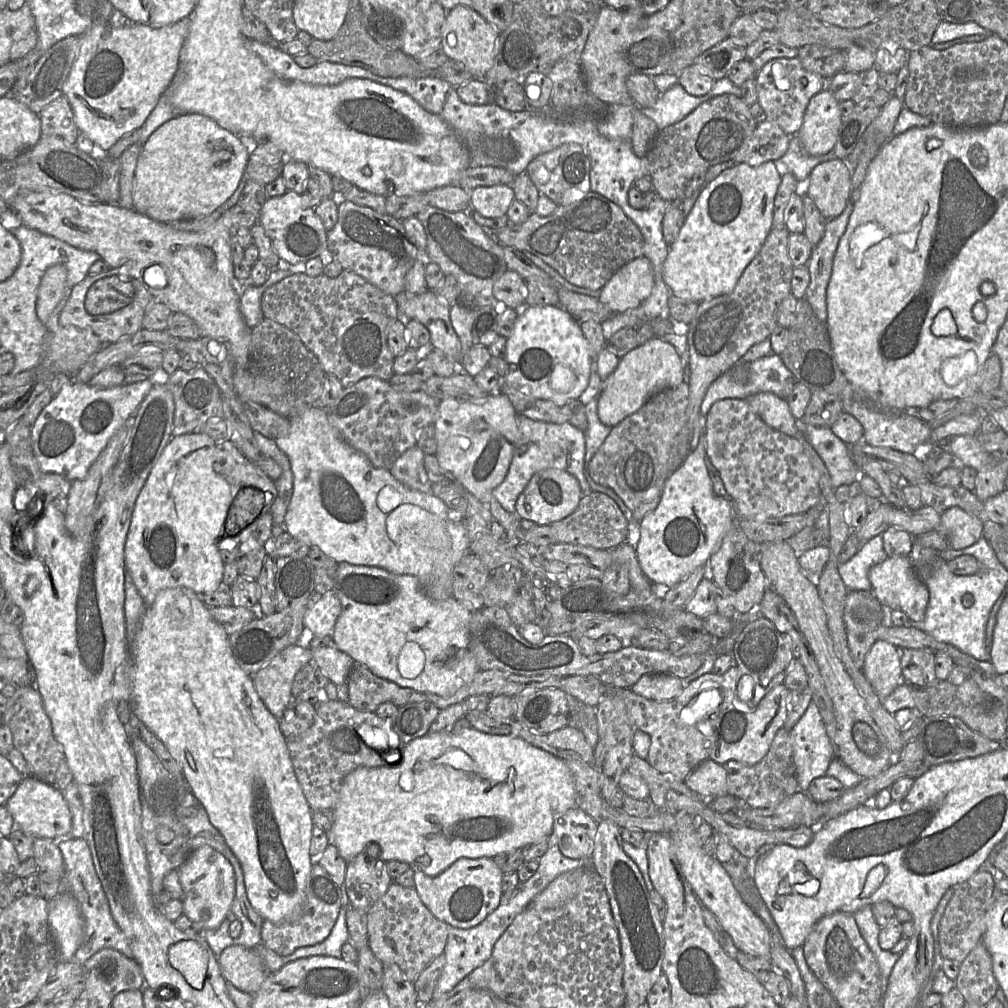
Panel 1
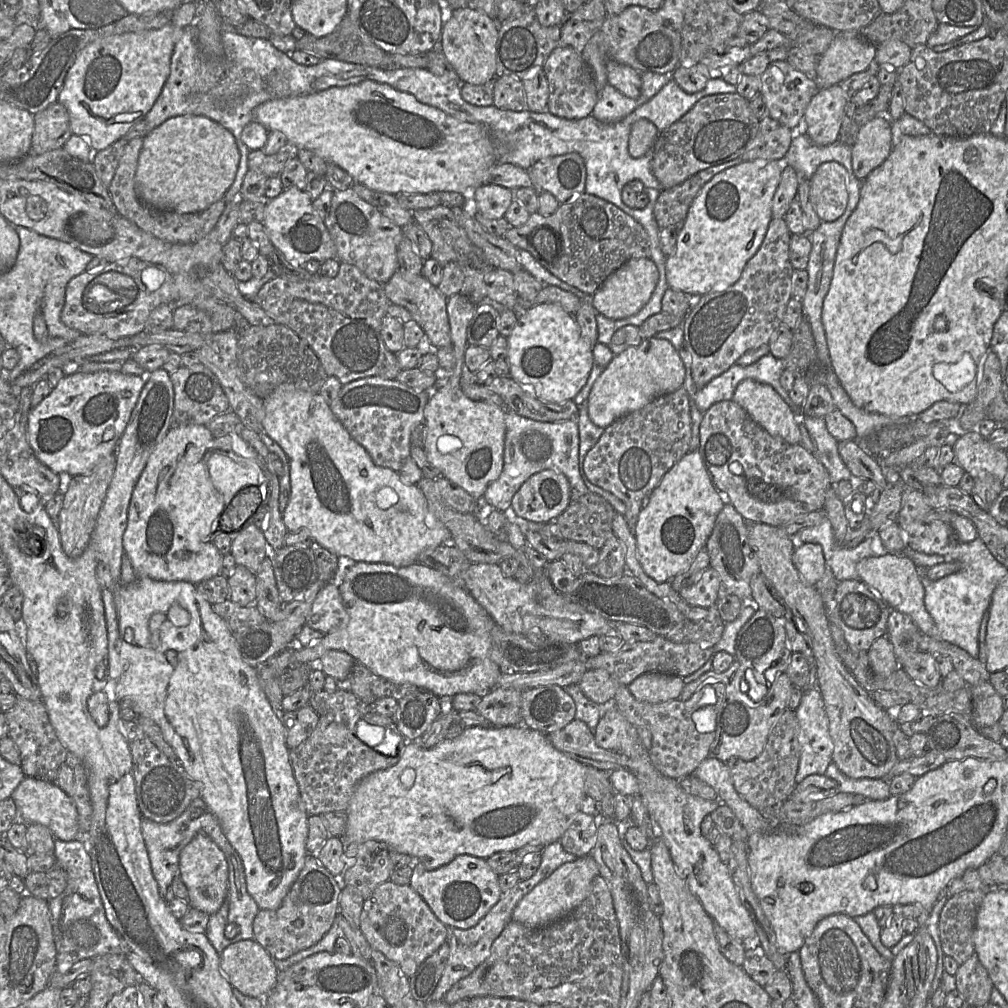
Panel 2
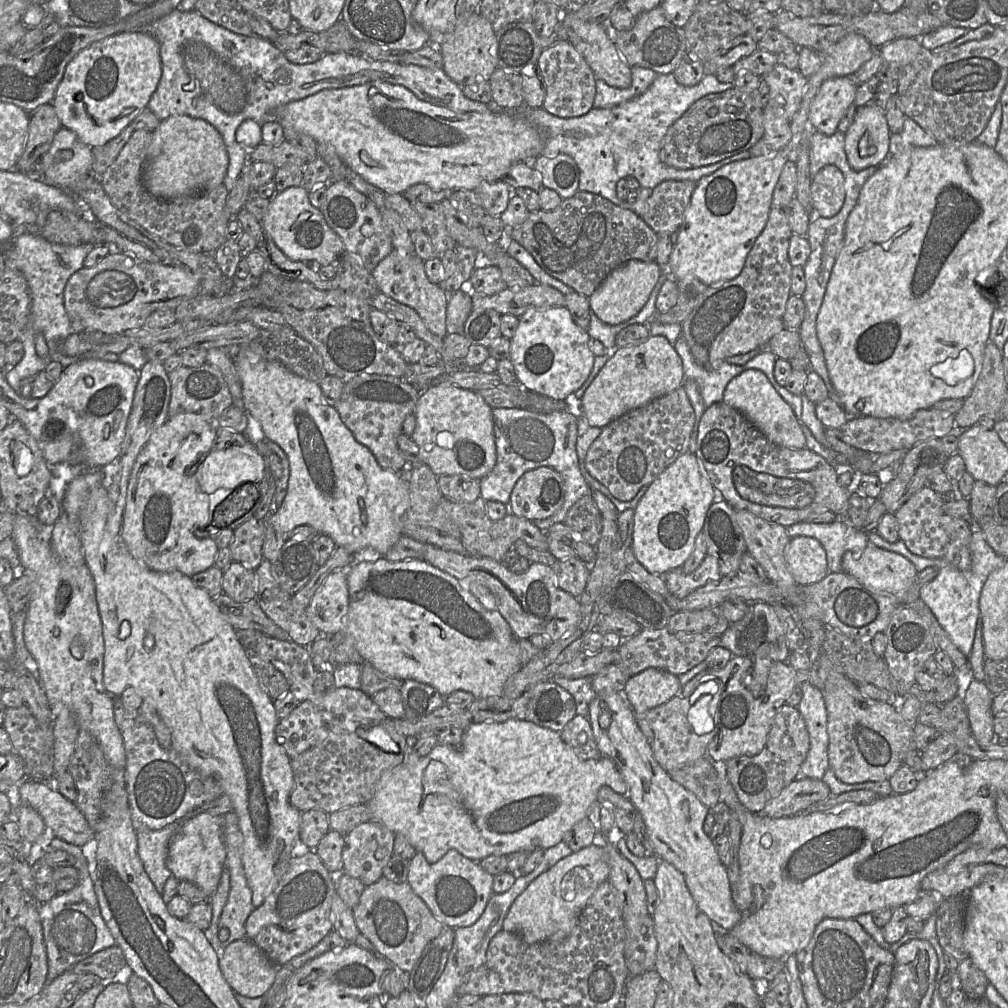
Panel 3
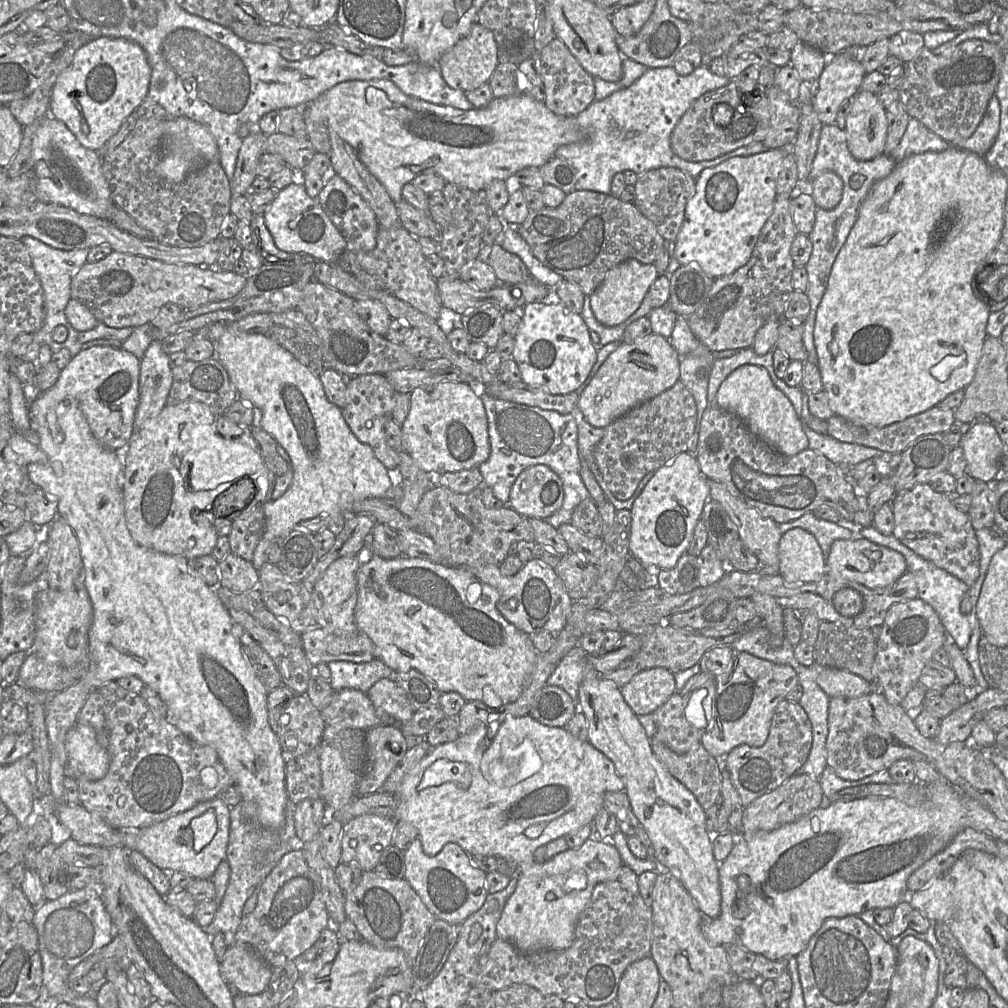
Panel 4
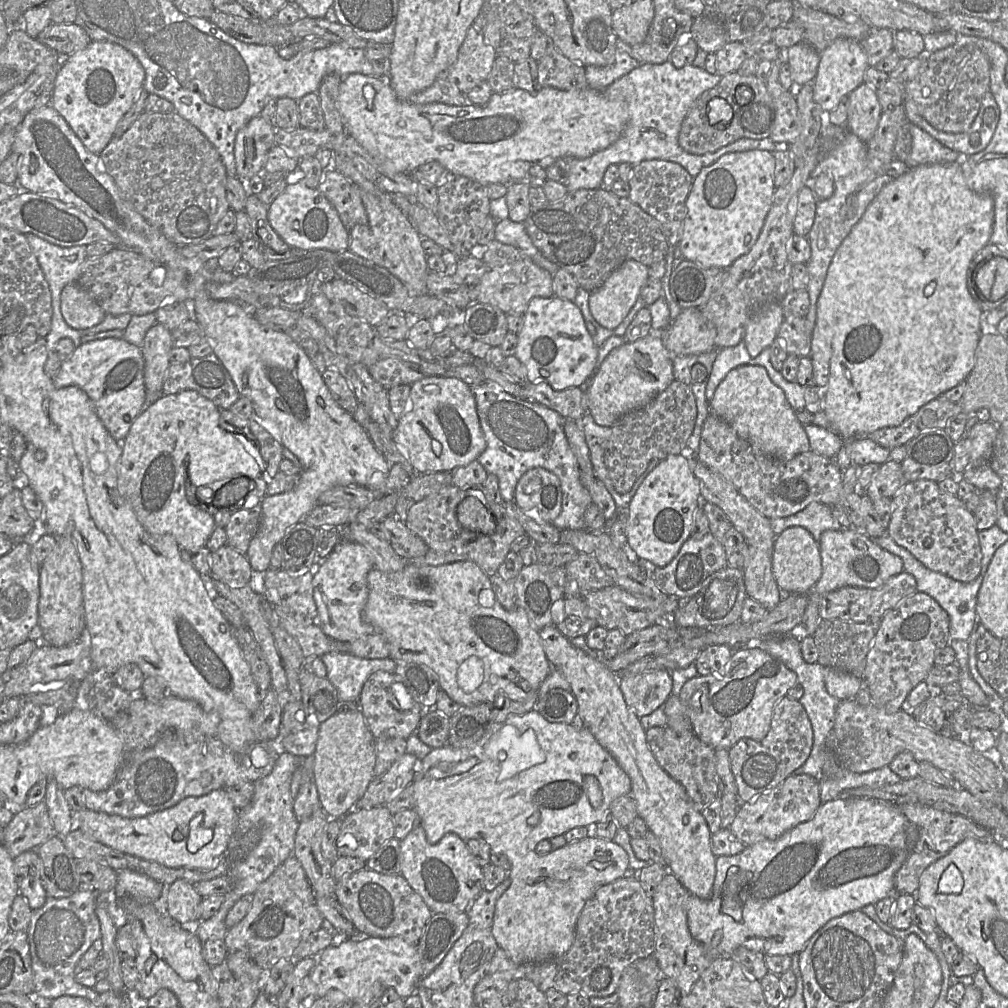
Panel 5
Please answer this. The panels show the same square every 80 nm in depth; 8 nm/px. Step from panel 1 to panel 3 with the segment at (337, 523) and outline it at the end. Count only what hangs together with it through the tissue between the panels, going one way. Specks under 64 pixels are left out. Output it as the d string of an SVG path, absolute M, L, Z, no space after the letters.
M230 345L224 348L227 349L229 355L233 358L235 368L241 381L243 409L246 414L251 414L253 418L259 422L265 437L276 442L284 450L290 462L290 477L287 494L279 509L269 517L270 525L283 534L288 534L297 526L310 525L320 534L330 536L337 546L343 547L350 553L357 555L357 560L378 559L384 556L402 536L401 517L410 506L408 482L403 480L399 473L394 473L382 468L372 452L355 439L352 432L341 420L337 409L326 402L318 383L294 374L278 361L265 359L253 352L247 345Z

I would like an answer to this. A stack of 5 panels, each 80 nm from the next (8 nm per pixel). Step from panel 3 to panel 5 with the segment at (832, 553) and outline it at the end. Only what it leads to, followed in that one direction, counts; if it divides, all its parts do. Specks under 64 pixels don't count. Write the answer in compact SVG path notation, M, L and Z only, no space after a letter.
M812 502L794 515L770 519L771 527L776 536L789 527L804 527L814 537L817 544L819 544L821 534L824 531L844 528L833 517L831 509L829 505Z

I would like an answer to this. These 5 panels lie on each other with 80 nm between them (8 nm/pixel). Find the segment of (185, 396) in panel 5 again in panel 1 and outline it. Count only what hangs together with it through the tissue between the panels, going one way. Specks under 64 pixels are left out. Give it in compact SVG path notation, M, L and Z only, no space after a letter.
M191 432L172 437L136 498L124 544L124 561L126 570L147 606L151 605L156 595L164 589L188 588L197 595L203 595L215 591L223 582L225 563L218 543L225 535L224 523L229 507L241 488L252 486L262 490L265 494L262 514L271 513L278 496L275 482L247 458L245 464L219 462L214 459L215 450L216 442L204 433Z

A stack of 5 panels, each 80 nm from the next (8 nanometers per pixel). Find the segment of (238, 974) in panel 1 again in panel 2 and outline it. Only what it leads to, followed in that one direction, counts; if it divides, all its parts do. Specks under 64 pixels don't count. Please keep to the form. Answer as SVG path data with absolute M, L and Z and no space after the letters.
M241 940L224 949L220 968L233 988L250 997L265 997L276 985L279 971L273 958L255 940Z

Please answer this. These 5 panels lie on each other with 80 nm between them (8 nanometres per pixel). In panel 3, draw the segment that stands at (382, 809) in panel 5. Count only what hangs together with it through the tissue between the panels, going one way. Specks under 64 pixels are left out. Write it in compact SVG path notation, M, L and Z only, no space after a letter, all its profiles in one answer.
M370 820L357 825L345 834L342 850L343 873L360 880L364 886L382 877L382 870L393 855L395 833L378 821Z

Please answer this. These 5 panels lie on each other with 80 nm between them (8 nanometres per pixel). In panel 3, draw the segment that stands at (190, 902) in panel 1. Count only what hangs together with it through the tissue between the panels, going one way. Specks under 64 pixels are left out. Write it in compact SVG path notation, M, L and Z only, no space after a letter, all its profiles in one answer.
M201 812L183 822L169 845L166 865L178 880L191 882L212 897L225 868L225 859L223 816Z

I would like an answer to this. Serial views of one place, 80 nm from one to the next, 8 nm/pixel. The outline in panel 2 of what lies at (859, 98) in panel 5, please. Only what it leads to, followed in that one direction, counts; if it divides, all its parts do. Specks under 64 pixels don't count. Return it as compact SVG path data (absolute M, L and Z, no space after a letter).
M886 115L873 118L859 130L851 147L854 175L863 181L875 168L880 166L893 149L891 120Z

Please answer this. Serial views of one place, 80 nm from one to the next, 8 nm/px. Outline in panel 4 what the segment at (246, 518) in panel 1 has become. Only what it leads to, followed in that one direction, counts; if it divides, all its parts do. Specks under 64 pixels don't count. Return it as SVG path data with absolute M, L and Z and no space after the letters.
M242 477L220 493L213 502L215 517L229 518L231 521L244 510L255 496L255 485L250 478Z

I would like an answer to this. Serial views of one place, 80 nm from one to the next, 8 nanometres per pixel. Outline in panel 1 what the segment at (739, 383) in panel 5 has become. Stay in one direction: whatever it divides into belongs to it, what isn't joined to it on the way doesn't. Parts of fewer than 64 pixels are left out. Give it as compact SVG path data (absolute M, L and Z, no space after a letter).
M762 392L745 399L751 409L770 428L790 437L798 438L798 428L787 400L771 392Z

